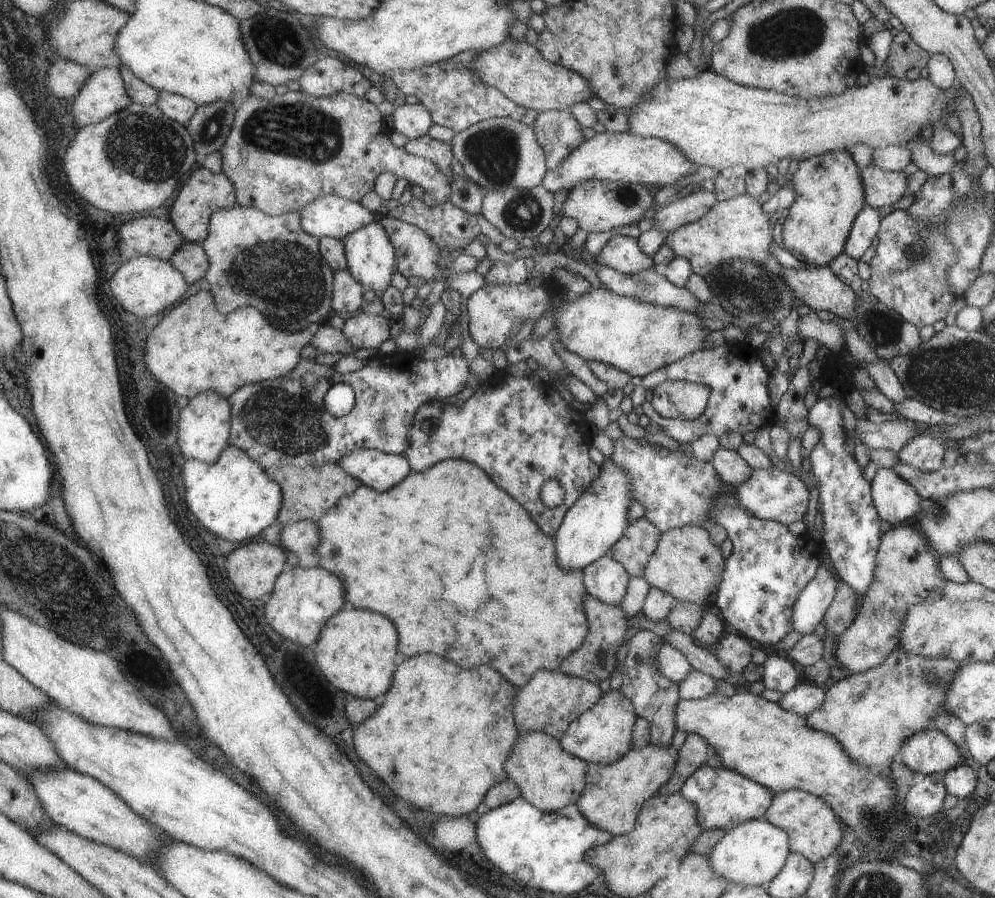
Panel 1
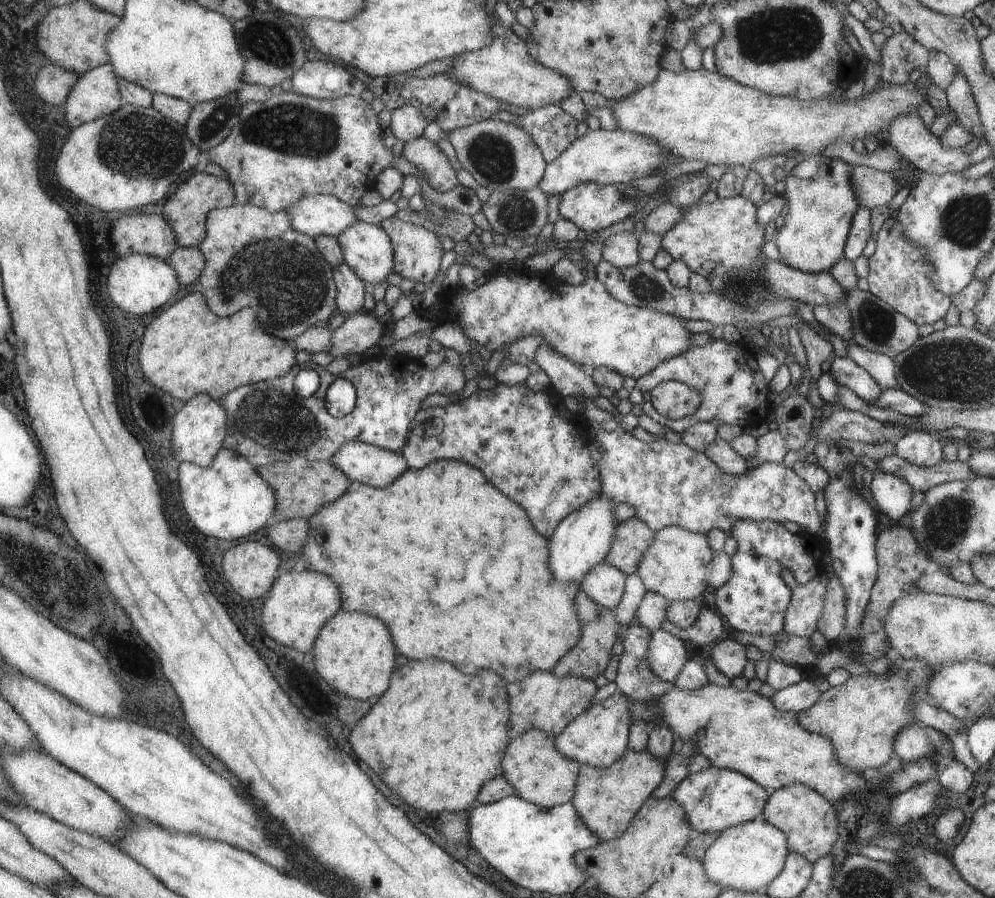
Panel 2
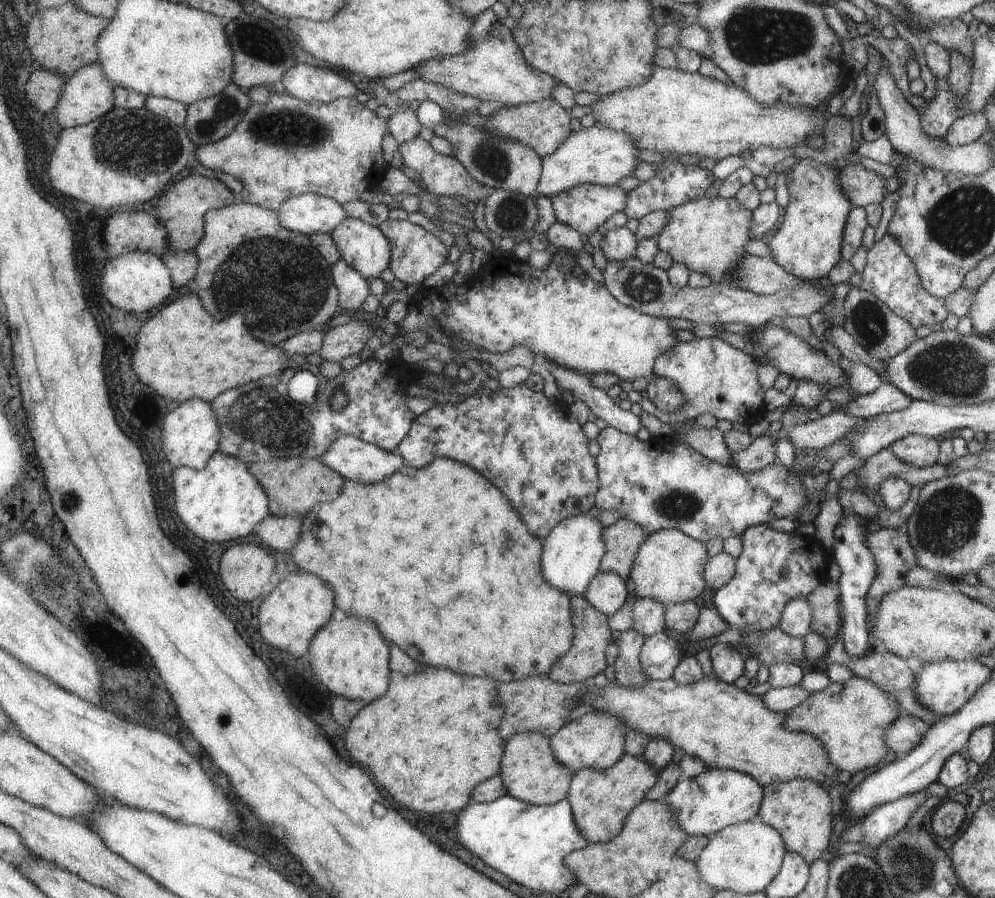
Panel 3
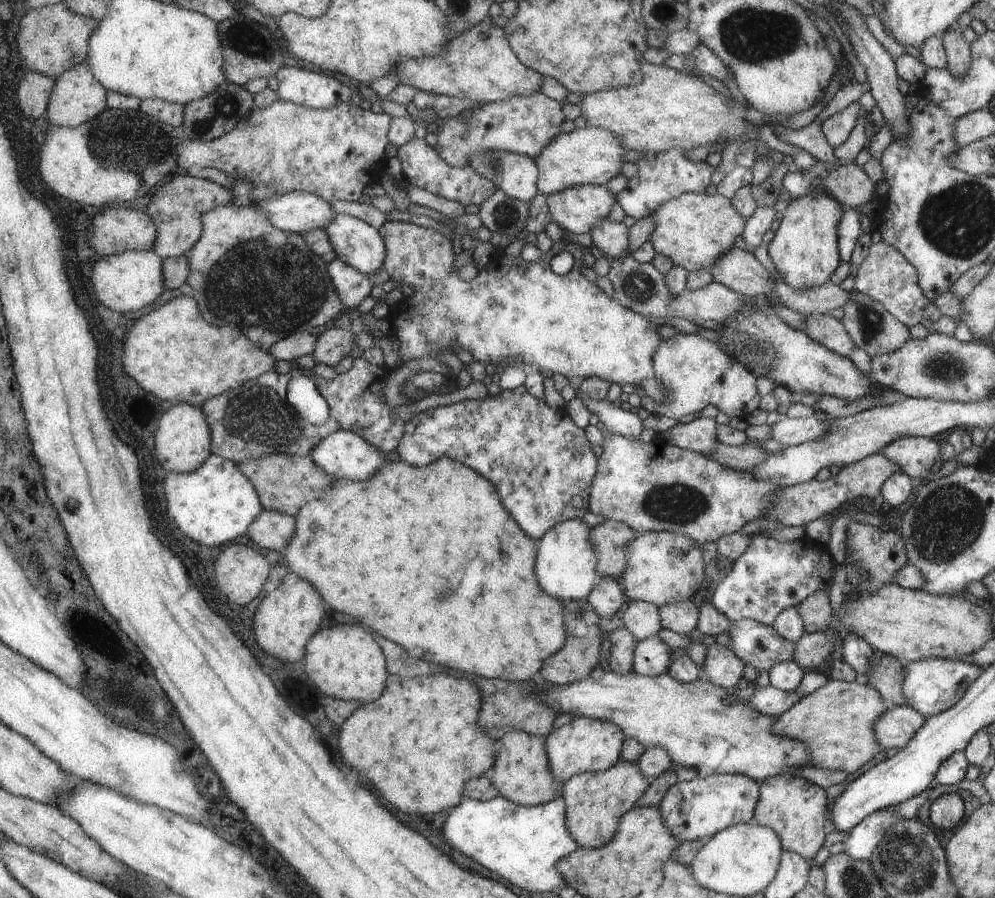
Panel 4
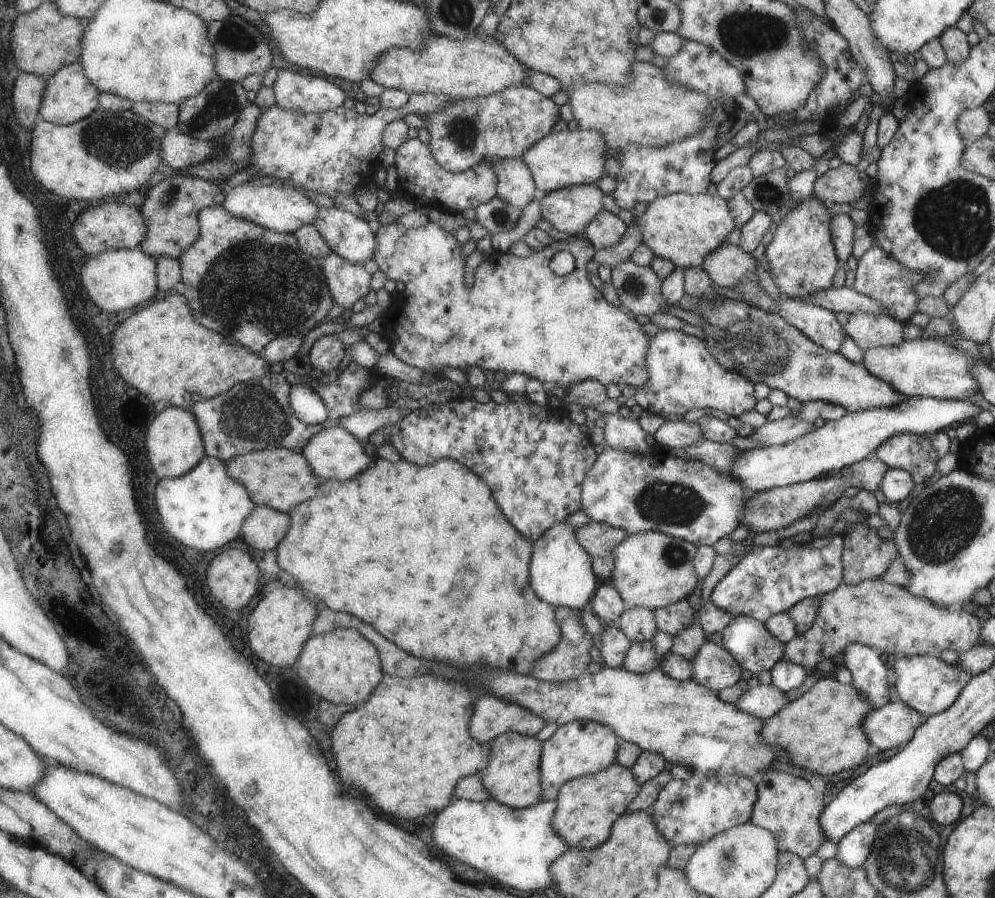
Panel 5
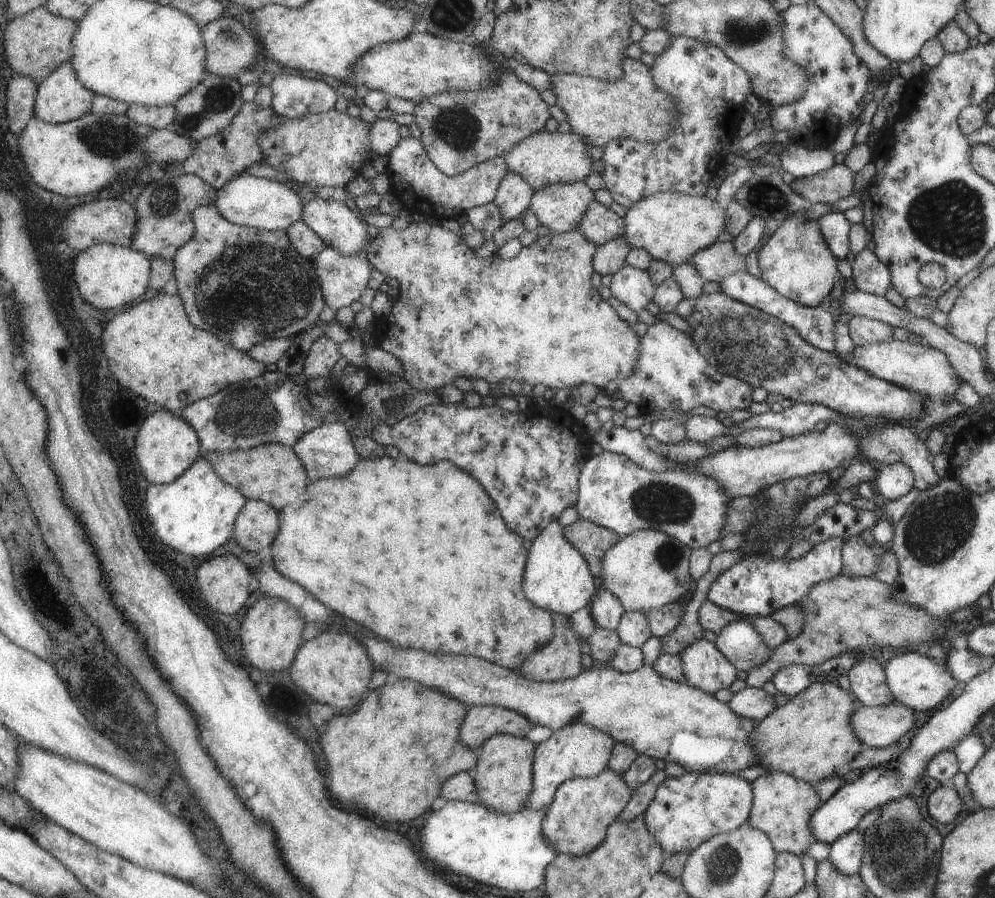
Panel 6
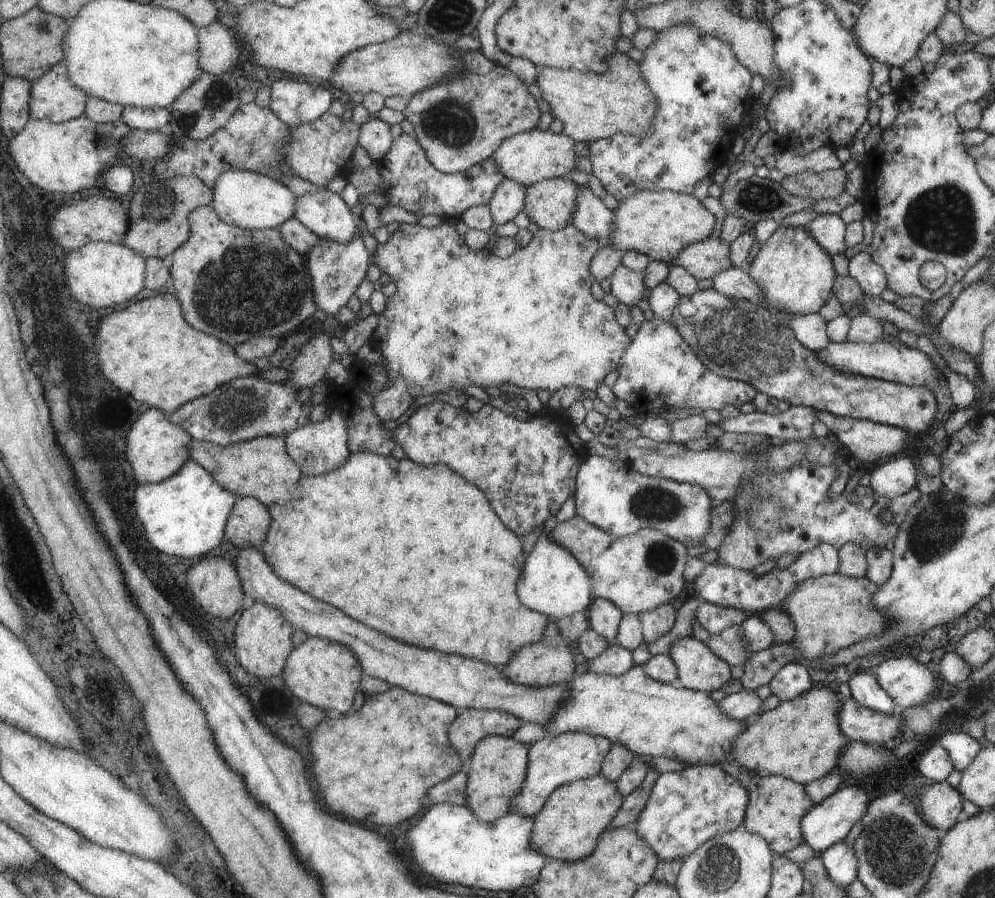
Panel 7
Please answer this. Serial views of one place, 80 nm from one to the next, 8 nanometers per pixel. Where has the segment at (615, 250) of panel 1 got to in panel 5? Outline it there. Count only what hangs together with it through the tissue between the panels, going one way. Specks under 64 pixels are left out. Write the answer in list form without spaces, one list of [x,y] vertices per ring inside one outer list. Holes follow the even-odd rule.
[[[602,209],[585,224],[580,235],[597,250],[617,244],[627,230],[628,226],[625,226],[617,216]]]

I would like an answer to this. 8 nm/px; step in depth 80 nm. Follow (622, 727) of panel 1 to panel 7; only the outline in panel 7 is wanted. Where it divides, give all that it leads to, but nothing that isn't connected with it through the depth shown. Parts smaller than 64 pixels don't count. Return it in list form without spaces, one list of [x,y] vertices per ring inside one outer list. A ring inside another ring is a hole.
[[[564,732],[549,735],[531,744],[529,768],[523,790],[513,798],[510,814],[533,817],[544,806],[545,800],[557,787],[574,780],[588,779],[600,772],[601,760],[611,748],[611,741],[604,736],[589,733]]]

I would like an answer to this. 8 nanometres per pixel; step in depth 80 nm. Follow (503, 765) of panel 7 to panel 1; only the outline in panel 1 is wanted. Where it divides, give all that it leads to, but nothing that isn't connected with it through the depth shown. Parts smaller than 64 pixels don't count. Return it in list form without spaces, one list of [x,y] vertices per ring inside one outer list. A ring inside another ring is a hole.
[[[541,731],[520,734],[504,765],[508,778],[521,787],[522,796],[541,811],[557,811],[568,804],[575,804],[585,788],[588,763],[565,752],[560,741]]]

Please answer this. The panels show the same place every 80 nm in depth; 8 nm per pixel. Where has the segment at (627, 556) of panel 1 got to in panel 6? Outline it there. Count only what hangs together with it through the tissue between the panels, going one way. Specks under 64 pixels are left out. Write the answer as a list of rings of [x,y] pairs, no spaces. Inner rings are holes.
[[[581,518],[573,524],[562,527],[562,533],[567,542],[582,554],[594,577],[601,574],[600,560],[604,558],[604,552],[621,538],[616,532]]]

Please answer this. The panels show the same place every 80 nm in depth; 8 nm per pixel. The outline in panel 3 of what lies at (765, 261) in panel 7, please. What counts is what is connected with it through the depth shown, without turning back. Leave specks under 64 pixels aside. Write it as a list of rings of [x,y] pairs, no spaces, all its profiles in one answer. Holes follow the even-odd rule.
[[[803,159],[794,164],[787,172],[787,188],[789,202],[782,212],[783,220],[769,240],[771,258],[791,276],[817,282],[841,260],[845,220],[853,207],[837,184],[837,169],[820,161]]]

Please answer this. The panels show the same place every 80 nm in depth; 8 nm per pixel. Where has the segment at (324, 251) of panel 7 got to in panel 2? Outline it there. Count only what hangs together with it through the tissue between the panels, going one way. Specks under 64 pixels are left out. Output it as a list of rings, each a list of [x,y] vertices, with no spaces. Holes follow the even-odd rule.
[[[345,262],[334,268],[334,277],[338,286],[336,296],[337,310],[346,316],[362,312],[365,296],[370,286]]]

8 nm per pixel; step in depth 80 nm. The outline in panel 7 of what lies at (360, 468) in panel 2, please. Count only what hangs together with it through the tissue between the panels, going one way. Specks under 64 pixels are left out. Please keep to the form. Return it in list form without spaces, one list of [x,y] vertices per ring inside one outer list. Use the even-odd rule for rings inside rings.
[[[336,409],[332,412],[332,416],[329,416],[329,419],[306,424],[302,429],[292,432],[291,435],[285,438],[291,456],[303,468],[303,472],[309,474],[309,476],[325,474],[325,472],[331,472],[339,466],[344,466],[352,455],[346,416]]]

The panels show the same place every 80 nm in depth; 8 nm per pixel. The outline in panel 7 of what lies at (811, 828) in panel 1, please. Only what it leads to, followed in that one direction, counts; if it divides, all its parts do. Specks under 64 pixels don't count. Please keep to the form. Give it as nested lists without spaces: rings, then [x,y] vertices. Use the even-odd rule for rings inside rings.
[[[753,775],[748,789],[748,806],[744,814],[743,825],[753,834],[762,836],[772,844],[773,852],[782,855],[801,844],[801,822],[813,807],[813,800],[806,792],[804,785],[779,775]]]

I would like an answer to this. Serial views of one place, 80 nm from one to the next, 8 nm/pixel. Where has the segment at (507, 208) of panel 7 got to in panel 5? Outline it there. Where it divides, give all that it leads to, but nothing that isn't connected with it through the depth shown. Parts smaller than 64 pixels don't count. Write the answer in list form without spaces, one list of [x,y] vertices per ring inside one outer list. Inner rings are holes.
[[[521,159],[493,161],[497,161],[493,168],[499,178],[499,198],[503,198],[509,206],[522,210],[538,195],[529,168],[523,164]]]

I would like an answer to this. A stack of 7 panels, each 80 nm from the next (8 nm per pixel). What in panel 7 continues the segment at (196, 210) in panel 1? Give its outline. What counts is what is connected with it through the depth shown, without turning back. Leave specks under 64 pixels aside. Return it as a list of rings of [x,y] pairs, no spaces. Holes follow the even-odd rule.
[[[180,175],[161,179],[141,186],[131,202],[129,211],[130,226],[123,240],[125,246],[139,252],[142,257],[167,259],[191,237],[192,228],[189,216],[197,208],[211,205],[214,192],[201,178],[193,175]]]

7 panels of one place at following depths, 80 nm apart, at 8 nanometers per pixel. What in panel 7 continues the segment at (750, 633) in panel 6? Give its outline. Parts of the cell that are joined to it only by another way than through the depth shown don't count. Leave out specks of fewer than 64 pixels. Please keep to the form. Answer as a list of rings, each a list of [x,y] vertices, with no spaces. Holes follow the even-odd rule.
[[[729,626],[721,633],[711,633],[703,644],[729,666],[743,667],[745,660],[749,660],[755,654],[743,650],[743,642],[739,636],[741,636],[739,626]]]

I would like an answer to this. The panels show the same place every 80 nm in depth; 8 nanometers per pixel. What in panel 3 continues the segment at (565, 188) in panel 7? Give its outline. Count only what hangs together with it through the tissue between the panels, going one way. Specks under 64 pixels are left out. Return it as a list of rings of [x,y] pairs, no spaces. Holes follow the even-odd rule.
[[[591,183],[575,185],[550,199],[557,221],[571,225],[579,234],[588,236],[612,214],[623,212],[626,206],[626,192],[619,185],[609,185],[608,187]]]

